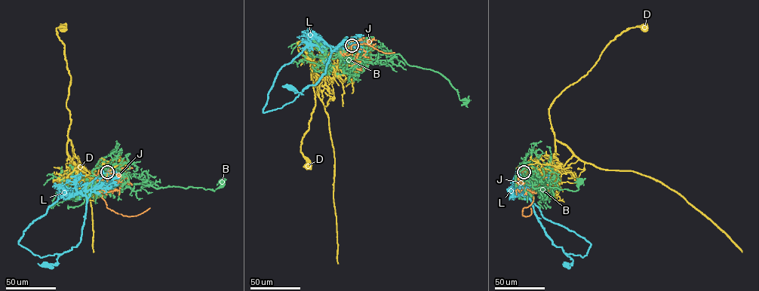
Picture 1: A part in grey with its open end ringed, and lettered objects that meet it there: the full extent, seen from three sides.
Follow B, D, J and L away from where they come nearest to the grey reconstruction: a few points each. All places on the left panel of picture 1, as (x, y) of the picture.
B: (107, 172), (103, 173), (108, 171), (128, 183), (147, 183), (155, 188), (213, 191), (222, 186), (222, 182)
D: (107, 172), (91, 189), (77, 188), (81, 176), (67, 153), (70, 75), (56, 32), (63, 28)
J: (107, 172), (102, 176), (107, 178), (107, 182), (99, 194), (106, 207), (128, 216), (141, 214), (150, 208)
L: (107, 172), (107, 185), (99, 193), (91, 192), (87, 199), (79, 243), (59, 255), (56, 264), (46, 264)

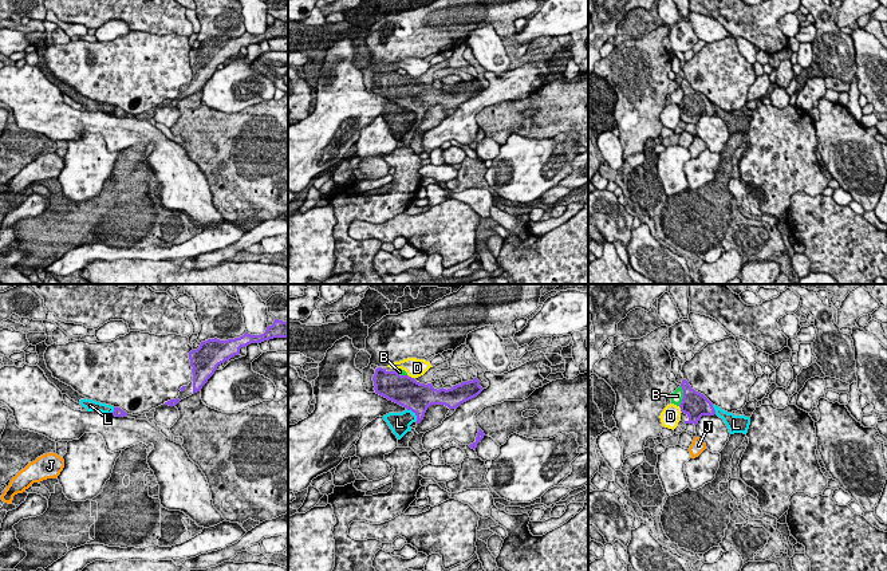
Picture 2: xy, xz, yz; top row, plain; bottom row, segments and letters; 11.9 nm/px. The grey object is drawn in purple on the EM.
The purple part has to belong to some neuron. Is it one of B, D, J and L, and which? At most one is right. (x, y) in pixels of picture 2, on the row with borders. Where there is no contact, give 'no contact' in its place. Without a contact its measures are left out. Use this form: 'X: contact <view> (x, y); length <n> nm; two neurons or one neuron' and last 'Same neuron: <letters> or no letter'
B: contact yz (684, 396); length 240 nm; two neurons
D: contact xz (410, 377); length 100 nm; two neurons
J: no contact; two neurons
L: contact xz (413, 412); length 200 nm; two neurons
Same neuron: no letter

